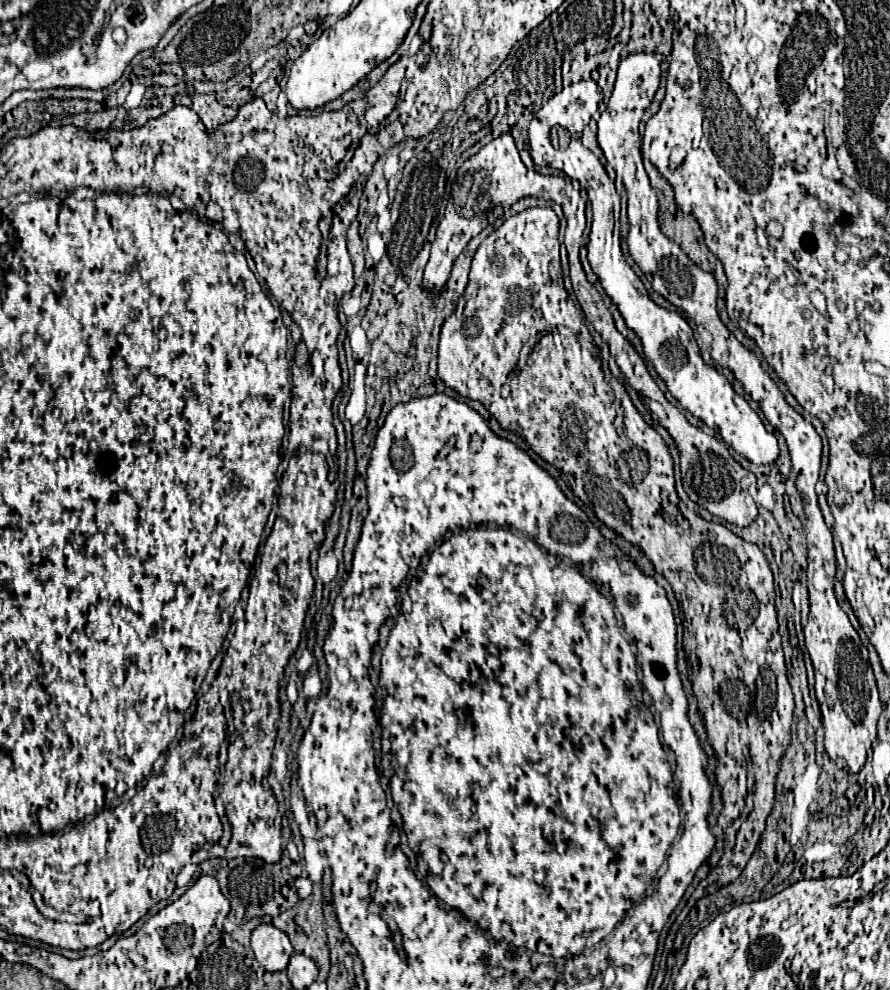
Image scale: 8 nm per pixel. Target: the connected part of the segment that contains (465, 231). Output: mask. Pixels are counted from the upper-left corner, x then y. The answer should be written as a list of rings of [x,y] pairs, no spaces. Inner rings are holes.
[[[510,133],[500,135],[498,139],[484,145],[474,157],[464,161],[464,165],[458,169],[458,177],[452,183],[452,195],[446,205],[446,215],[438,225],[436,239],[432,243],[430,259],[424,267],[424,279],[422,285],[428,293],[442,293],[446,291],[446,283],[454,265],[454,259],[462,253],[462,249],[468,245],[472,237],[476,237],[484,227],[492,225],[512,203],[516,203],[522,197],[541,197],[553,201],[562,207],[564,217],[568,223],[564,245],[568,251],[568,265],[570,265],[570,279],[572,283],[586,281],[584,269],[578,259],[578,249],[582,241],[582,231],[586,227],[586,202],[581,198],[569,179],[557,176],[541,175],[534,172],[530,175],[526,165],[522,163],[518,149],[514,145],[514,139]]]

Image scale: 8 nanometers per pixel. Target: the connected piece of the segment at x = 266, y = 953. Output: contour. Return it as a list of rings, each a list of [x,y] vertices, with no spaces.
[[[260,923],[254,929],[252,951],[260,967],[264,967],[268,973],[284,971],[294,953],[288,935],[276,929],[274,925],[266,925],[266,923]]]

